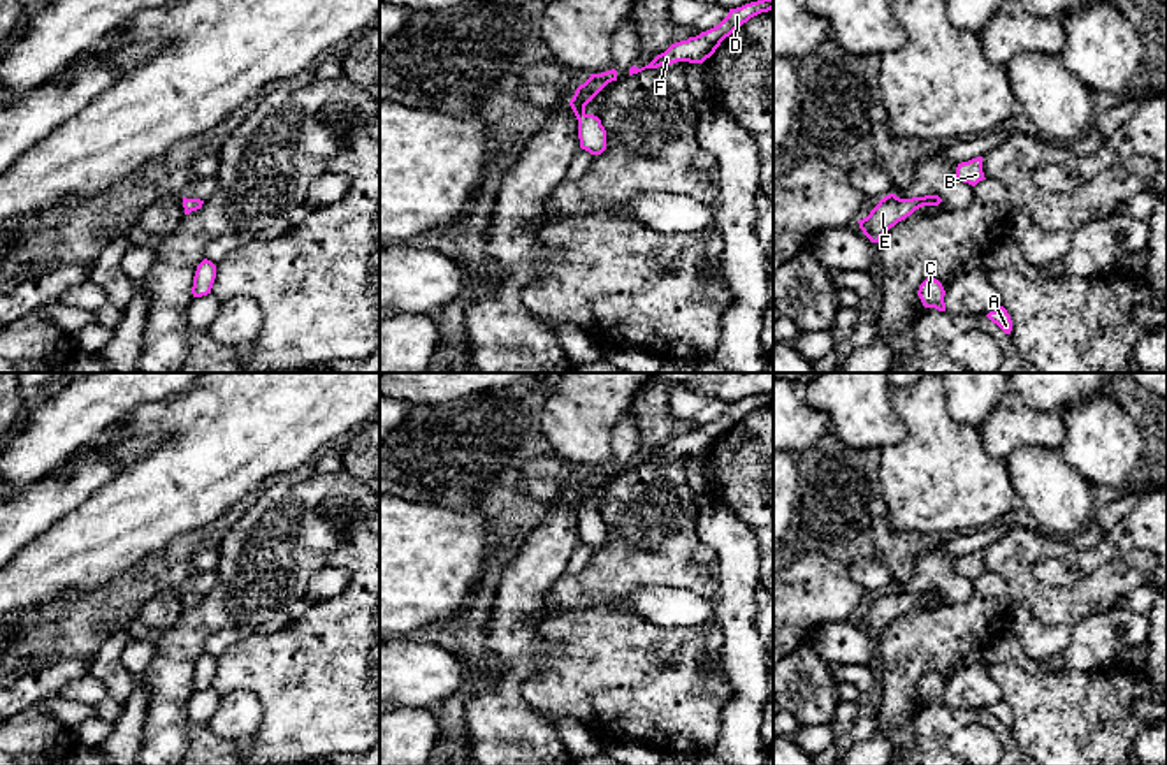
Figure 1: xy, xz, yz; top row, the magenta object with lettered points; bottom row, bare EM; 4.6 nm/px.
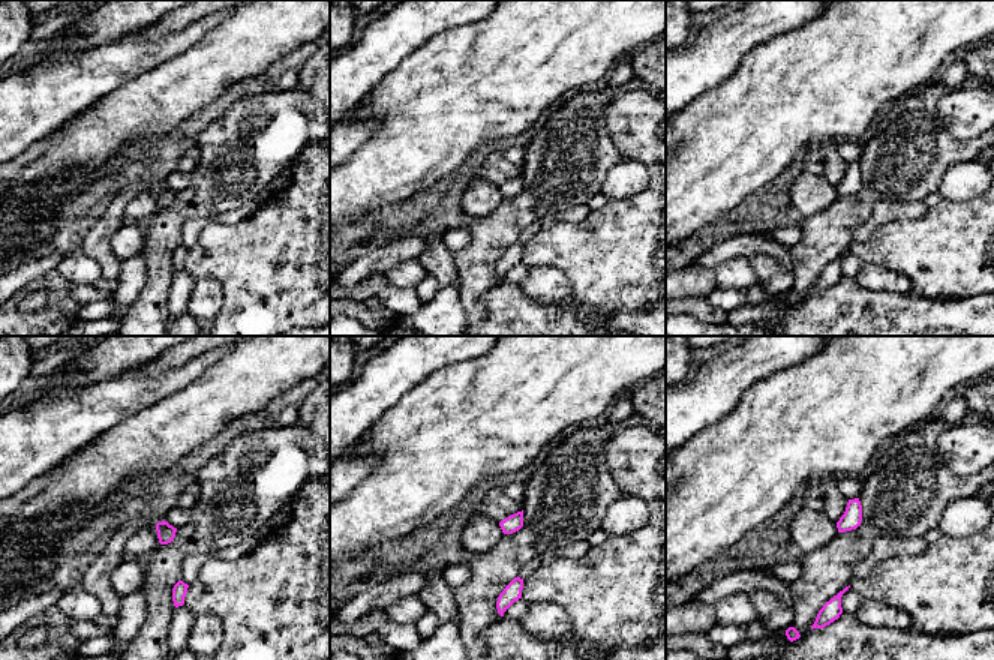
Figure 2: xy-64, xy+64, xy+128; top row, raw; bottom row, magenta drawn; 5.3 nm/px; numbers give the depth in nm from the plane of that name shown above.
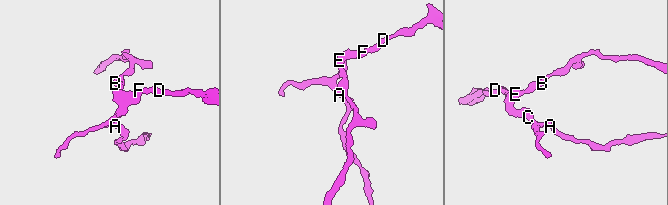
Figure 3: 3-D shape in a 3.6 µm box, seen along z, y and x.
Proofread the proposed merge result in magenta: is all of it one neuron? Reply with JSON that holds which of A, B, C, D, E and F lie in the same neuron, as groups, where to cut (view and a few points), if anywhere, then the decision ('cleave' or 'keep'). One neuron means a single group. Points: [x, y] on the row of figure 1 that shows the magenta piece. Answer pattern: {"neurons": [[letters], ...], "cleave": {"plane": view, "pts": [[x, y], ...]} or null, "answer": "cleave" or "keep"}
{"neurons": [["A", "B", "C", "D", "E", "F"]], "cleave": null, "answer": "keep"}

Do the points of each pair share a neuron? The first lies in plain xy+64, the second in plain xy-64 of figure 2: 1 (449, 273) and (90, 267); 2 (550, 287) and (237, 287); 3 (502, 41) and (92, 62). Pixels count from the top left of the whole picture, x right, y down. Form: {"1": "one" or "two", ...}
{"1": "two", "2": "two", "3": "two"}

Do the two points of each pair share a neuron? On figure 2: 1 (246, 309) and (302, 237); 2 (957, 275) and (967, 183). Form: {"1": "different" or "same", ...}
{"1": "same", "2": "different"}

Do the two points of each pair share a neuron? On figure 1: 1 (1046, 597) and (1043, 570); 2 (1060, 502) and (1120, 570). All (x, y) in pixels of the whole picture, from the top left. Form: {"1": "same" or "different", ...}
{"1": "different", "2": "different"}

